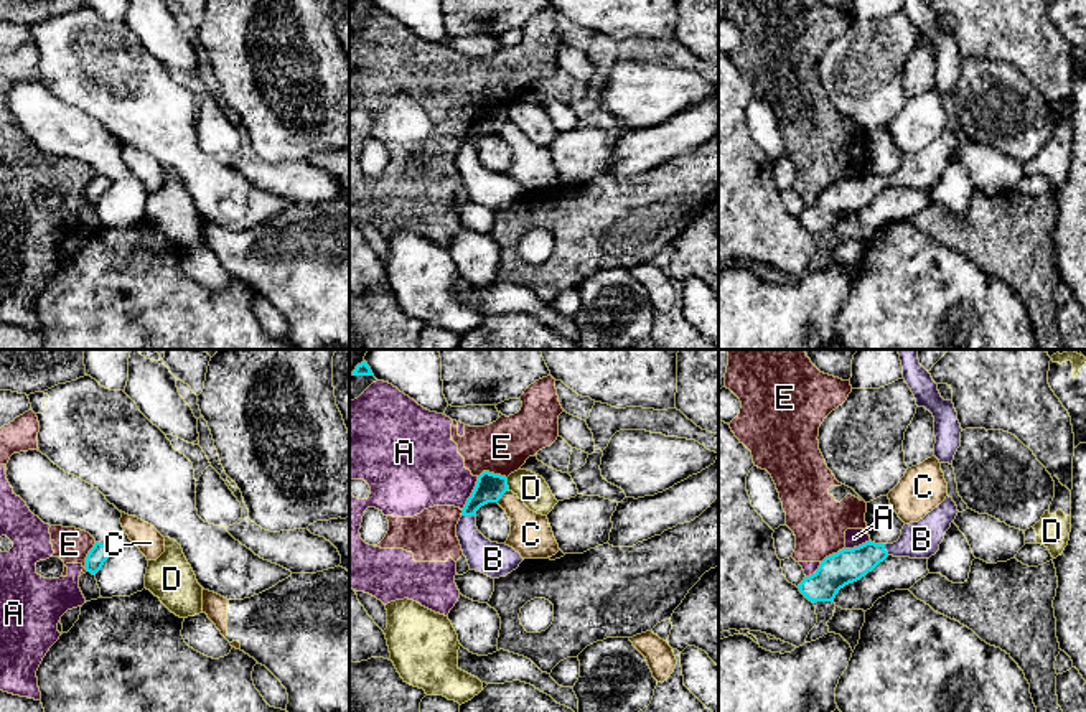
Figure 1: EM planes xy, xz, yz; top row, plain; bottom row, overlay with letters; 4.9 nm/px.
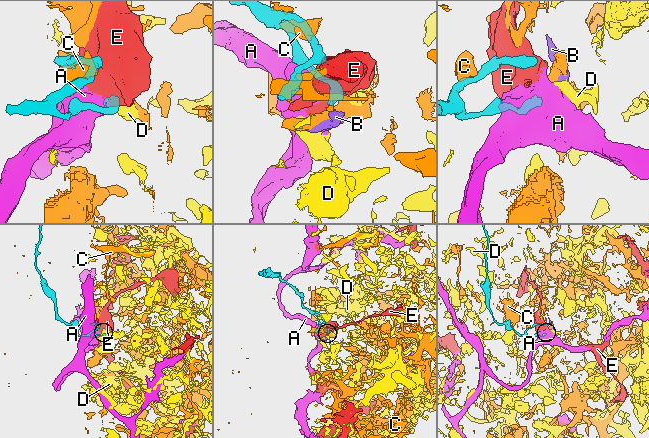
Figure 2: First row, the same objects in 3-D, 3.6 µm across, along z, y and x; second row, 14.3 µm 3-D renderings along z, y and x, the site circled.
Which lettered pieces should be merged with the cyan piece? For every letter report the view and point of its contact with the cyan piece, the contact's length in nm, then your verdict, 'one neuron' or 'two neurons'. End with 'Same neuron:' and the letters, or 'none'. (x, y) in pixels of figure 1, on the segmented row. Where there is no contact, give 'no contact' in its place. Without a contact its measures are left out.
A: xz (472, 493) | 190 nm | two neurons
B: xz (468, 515) | 70 nm | one neuron
C: xz (503, 493) | 90 nm | two neurons
D: xz (506, 483) | 60 nm | two neurons
E: xy (86, 557) | 150 nm | two neurons
Same neuron: B

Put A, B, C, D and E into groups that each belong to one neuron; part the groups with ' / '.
A E / B / C / D

